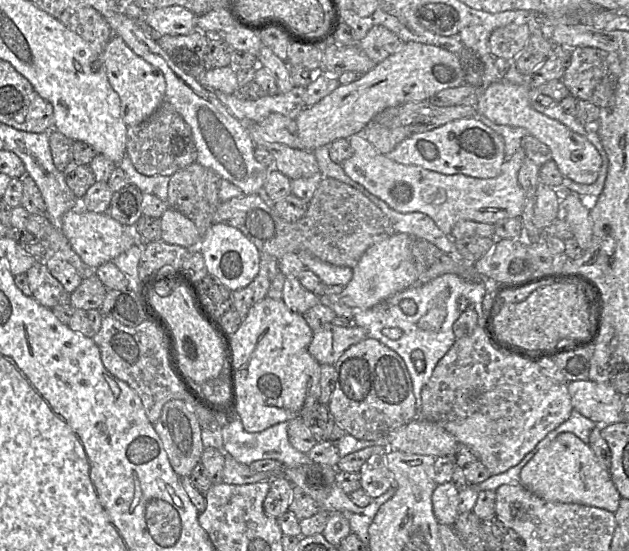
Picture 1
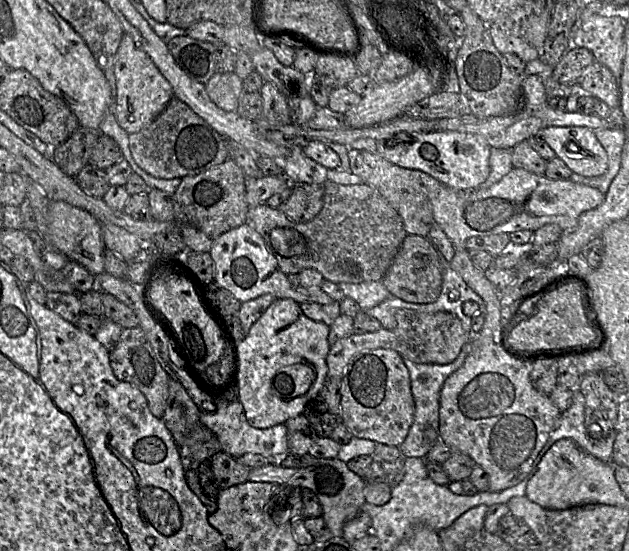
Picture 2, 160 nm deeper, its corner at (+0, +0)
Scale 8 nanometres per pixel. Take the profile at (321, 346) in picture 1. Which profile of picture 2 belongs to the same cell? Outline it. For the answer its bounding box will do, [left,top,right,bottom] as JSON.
[326,308,474,378]

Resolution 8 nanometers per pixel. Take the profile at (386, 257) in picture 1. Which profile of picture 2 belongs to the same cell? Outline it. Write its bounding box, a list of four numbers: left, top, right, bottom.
[209,222,334,304]

